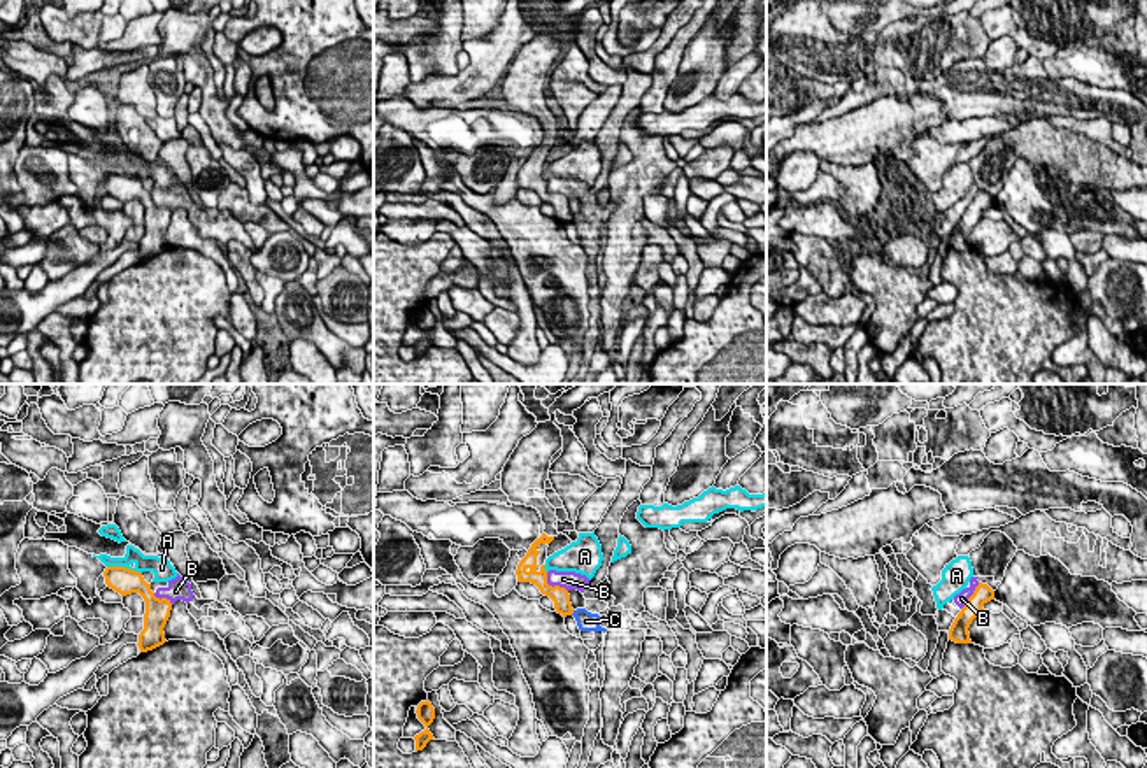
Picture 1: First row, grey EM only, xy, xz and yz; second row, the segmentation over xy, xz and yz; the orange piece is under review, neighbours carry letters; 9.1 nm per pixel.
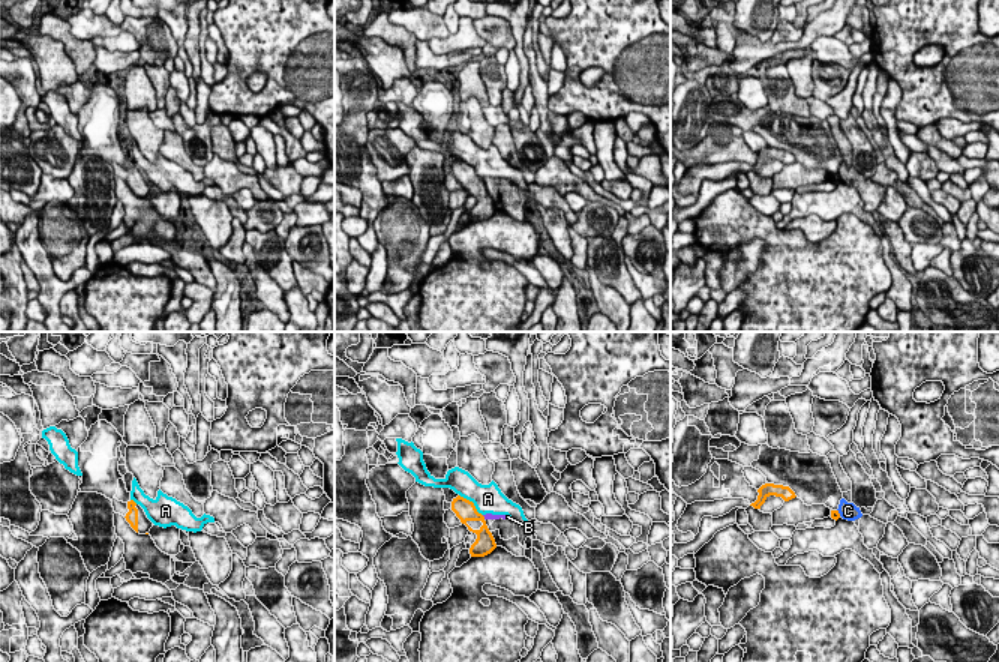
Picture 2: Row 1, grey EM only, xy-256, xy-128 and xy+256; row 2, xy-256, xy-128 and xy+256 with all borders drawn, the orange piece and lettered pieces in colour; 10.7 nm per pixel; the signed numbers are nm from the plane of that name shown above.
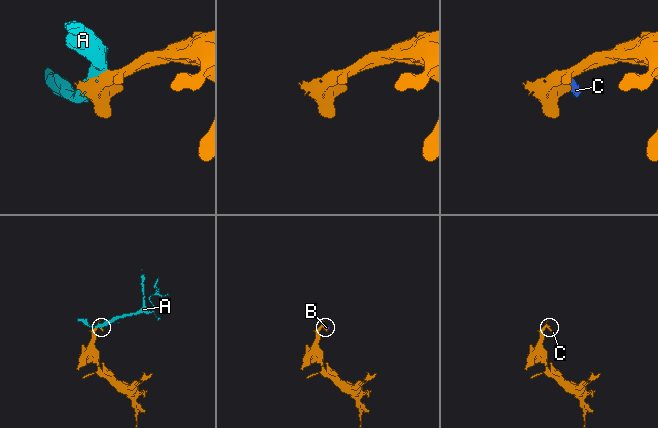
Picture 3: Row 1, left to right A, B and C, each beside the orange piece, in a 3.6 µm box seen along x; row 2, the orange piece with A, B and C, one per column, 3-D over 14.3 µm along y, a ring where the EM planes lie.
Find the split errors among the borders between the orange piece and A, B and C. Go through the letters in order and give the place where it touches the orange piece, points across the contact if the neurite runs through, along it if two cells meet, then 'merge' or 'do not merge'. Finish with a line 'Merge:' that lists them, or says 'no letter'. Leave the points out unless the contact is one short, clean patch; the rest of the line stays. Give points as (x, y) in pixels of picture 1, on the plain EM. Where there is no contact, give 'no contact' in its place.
A: xy (123, 174) | merge
B: xz (551, 193) | along xz (546, 179), (549, 192), (562, 193), (567, 199) | do not merge
C: xz (572, 220) | along xz (574, 218), (570, 221) | do not merge
Merge: A

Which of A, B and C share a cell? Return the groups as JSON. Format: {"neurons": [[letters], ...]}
{"neurons": [["A"], ["B", "C"]]}

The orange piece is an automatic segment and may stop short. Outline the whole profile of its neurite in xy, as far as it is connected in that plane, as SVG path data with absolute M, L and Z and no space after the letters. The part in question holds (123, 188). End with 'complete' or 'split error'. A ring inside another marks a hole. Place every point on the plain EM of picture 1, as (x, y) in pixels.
M126 153L126 161L123 165L110 165L107 161L95 163L107 175L103 179L107 195L114 196L121 203L139 200L146 209L144 237L139 242L140 260L153 258L163 252L165 240L163 235L170 224L172 210L167 205L156 205L142 184L144 179L153 179L153 189L168 189L177 184L175 175L167 165L144 163L133 153Z; split error

